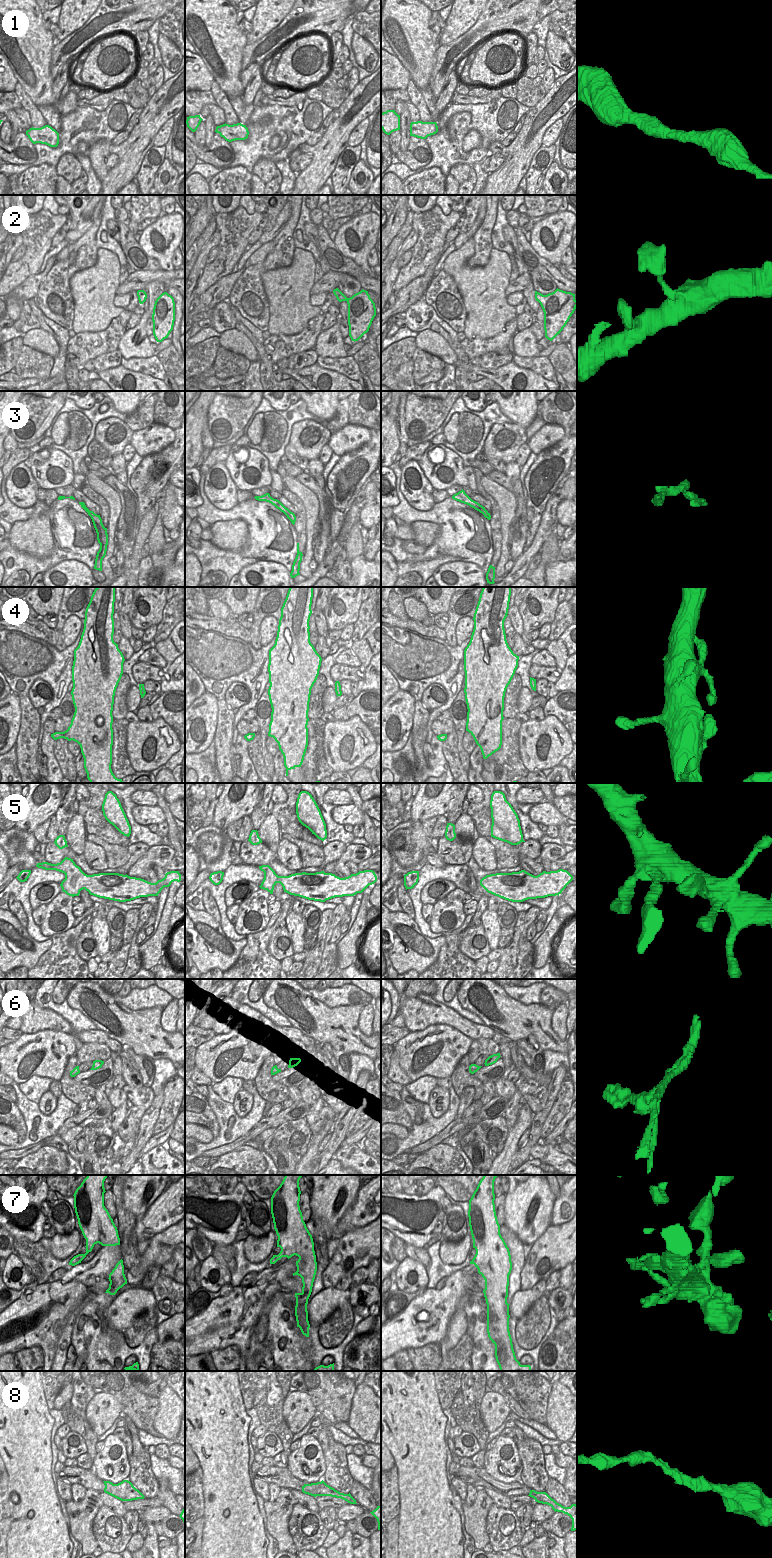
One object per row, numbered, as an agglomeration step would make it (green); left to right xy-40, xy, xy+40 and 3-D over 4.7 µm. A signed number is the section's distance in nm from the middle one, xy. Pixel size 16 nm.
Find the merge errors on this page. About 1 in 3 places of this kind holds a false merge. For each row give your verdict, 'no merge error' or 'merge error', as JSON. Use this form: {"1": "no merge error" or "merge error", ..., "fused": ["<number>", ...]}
{"1": "no merge error", "2": "no merge error", "3": "no merge error", "4": "no merge error", "5": "merge error", "6": "merge error", "7": "no merge error", "8": "no merge error", "fused": ["5", "6"]}

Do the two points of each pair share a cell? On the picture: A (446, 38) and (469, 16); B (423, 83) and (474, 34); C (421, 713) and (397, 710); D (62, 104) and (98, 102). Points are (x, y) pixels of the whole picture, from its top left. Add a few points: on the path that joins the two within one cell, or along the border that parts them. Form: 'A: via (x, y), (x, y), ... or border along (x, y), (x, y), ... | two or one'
A: via (452, 32), (463, 21) | one
B: border along (435, 54), (435, 64), (428, 87) | two
C: border along (415, 701), (410, 732) | two
D: border along (78, 98), (76, 105) | two

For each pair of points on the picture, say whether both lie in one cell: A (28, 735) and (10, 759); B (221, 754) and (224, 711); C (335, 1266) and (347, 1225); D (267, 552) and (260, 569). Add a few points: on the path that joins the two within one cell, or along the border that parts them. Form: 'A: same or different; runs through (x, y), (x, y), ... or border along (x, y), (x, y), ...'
A: different; border along (15, 744), (16, 767), (19, 772)
B: same; runs through (222, 743), (224, 722)
C: different; border along (367, 1224), (356, 1227), (343, 1235)
D: different; border along (286, 567), (272, 561), (256, 561), (242, 569)

